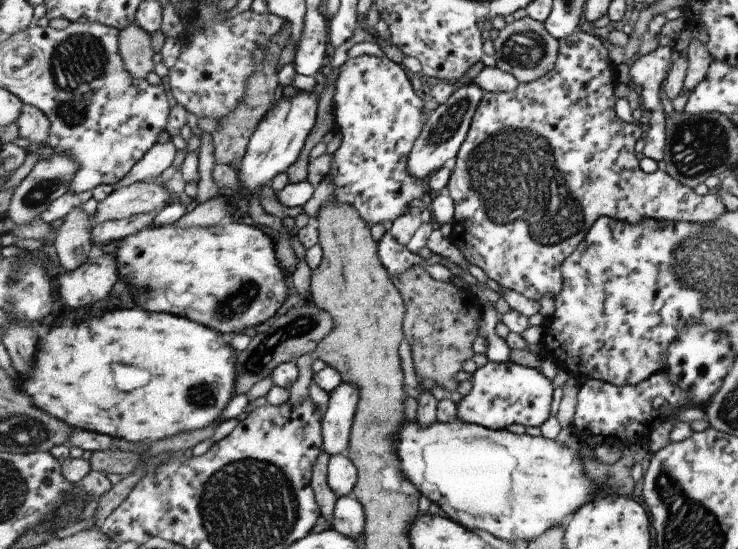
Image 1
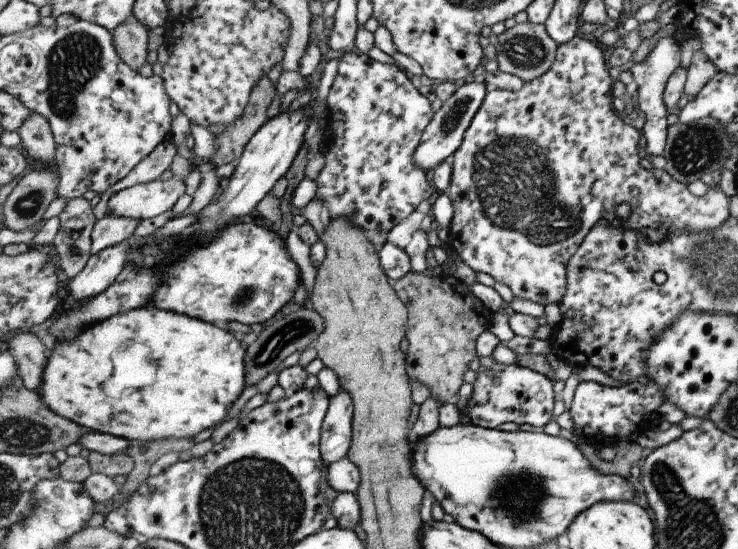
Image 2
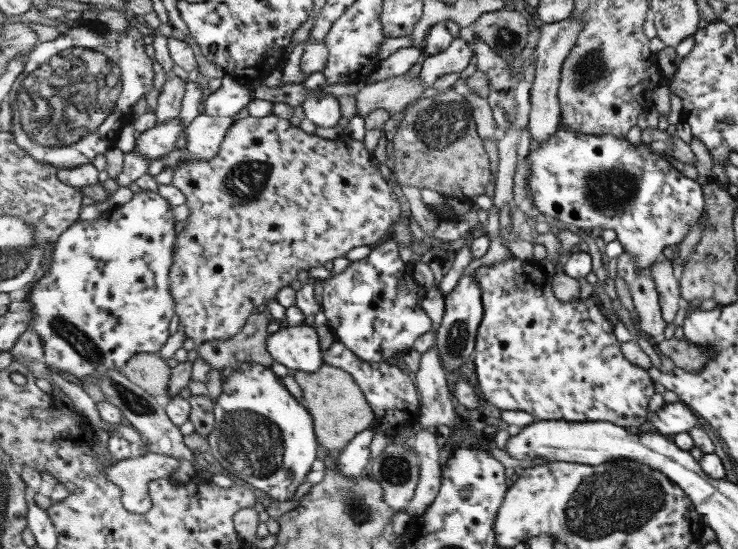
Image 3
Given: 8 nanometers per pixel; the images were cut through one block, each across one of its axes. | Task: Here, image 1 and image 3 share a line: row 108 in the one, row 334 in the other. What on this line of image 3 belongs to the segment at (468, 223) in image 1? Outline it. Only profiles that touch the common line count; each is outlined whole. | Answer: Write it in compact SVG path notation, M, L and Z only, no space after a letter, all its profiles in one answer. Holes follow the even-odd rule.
M510 257L504 261L492 265L481 265L474 271L474 277L478 280L483 291L484 315L482 323L479 325L475 354L470 363L470 371L476 374L478 380L479 393L481 397L501 410L524 410L533 414L537 421L569 421L569 422L612 422L620 427L636 430L641 424L645 424L649 418L649 402L655 396L655 383L649 376L645 368L639 368L631 364L623 352L621 343L615 336L614 325L611 320L603 314L603 310L590 296L587 299L577 299L569 302L559 300L554 293L552 285L553 279L538 263L526 260L518 260L517 257Z

